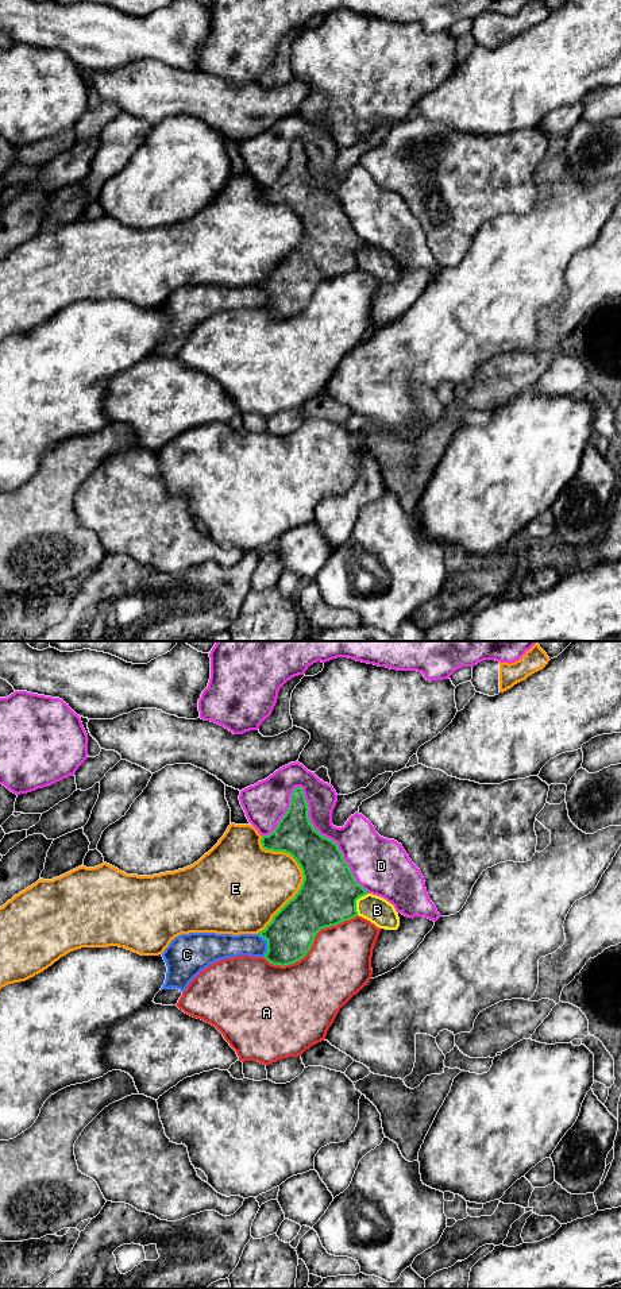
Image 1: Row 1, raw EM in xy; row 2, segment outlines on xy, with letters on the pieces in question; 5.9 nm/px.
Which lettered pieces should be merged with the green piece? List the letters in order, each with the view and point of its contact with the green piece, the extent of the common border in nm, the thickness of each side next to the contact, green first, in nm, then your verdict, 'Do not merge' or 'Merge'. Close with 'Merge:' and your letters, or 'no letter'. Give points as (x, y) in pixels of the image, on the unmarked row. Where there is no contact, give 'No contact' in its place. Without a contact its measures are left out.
A: Touches green at xy (312, 296). Shared border 600 nm. Thickness 300 nm (green) against 380 nm. Do not merge
B: Touches green at xy (355, 254). Shared border 150 nm. Thickness 340 nm (green) against 160 nm. Do not merge
C: Touches green at xy (267, 297). Shared border 150 nm. Thickness 280 nm (green) against 140 nm. Merge
D: Touches green at xy (328, 190). Shared border 750 nm. Thickness 300 nm (green) against 260 nm. Do not merge
E: Touches green at xy (303, 227). Shared border 600 nm. Thickness 340 nm (green) against 380 nm. Do not merge
Merge: C

